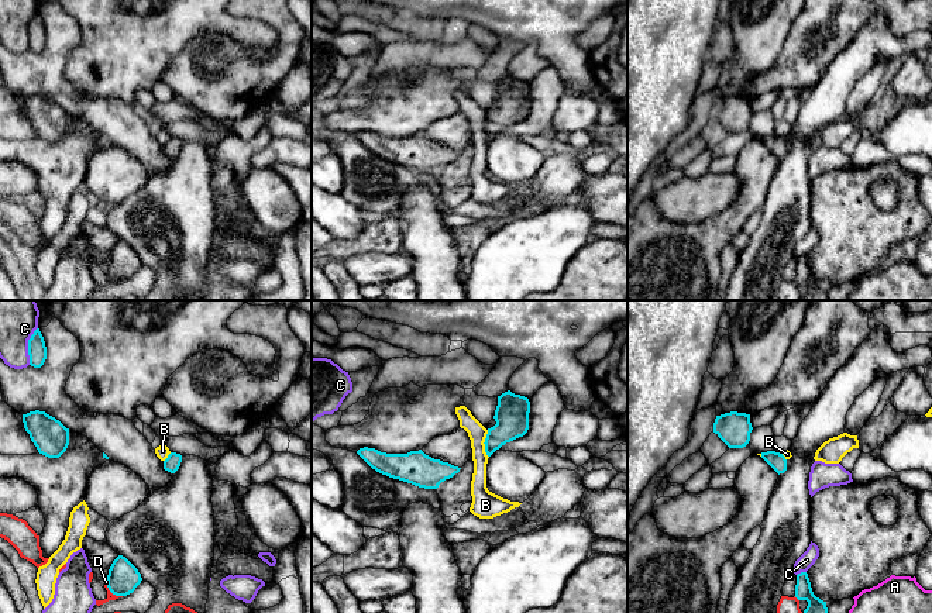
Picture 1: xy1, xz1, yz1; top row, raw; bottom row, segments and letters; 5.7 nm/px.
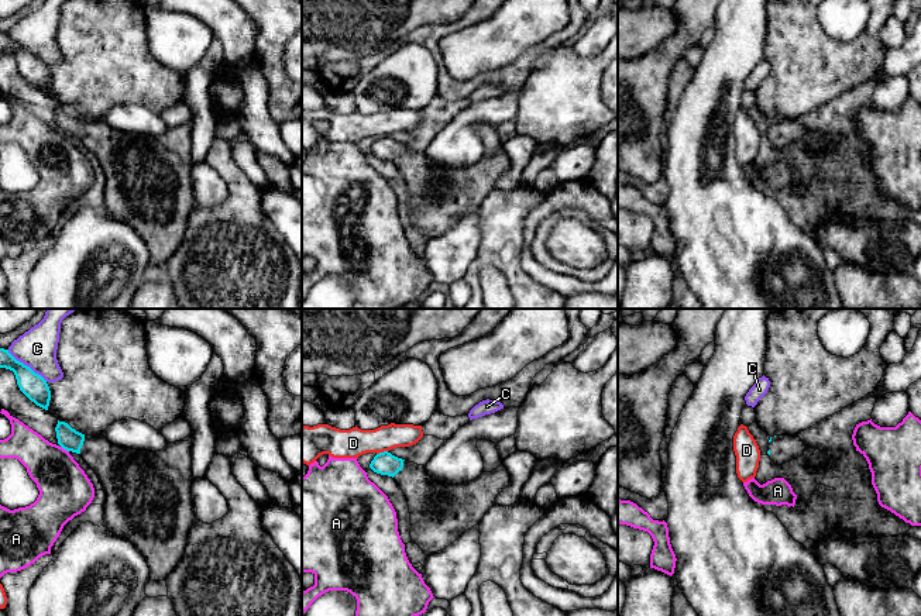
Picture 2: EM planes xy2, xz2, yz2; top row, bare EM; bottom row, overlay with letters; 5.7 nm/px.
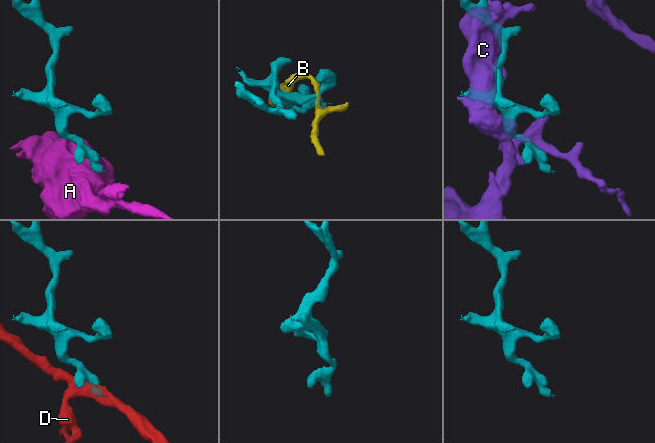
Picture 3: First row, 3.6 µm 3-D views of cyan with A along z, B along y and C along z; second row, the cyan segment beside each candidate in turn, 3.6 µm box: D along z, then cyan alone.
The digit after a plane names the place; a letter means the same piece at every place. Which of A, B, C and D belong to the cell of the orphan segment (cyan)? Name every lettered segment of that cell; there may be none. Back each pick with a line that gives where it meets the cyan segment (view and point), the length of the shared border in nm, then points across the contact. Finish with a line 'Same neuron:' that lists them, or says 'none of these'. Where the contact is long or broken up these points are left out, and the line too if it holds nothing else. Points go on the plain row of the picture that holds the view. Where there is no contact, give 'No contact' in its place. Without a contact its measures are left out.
Same neuron: none of these

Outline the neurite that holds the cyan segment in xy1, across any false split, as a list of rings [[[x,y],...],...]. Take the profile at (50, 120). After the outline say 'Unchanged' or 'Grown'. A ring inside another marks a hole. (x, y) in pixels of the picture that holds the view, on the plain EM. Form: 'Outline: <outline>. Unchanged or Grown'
Outline: [[[45,96],[23,99],[25,116],[38,137],[48,142],[59,142],[69,130],[69,113]]]. Unchanged

